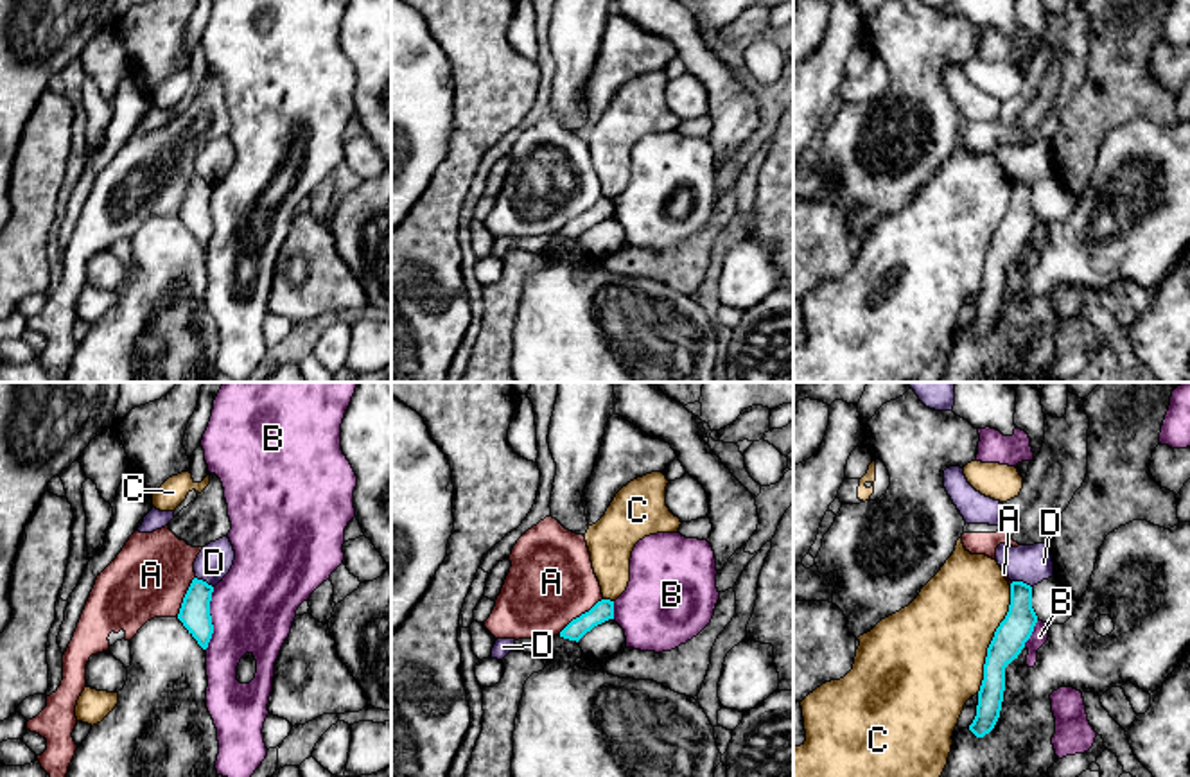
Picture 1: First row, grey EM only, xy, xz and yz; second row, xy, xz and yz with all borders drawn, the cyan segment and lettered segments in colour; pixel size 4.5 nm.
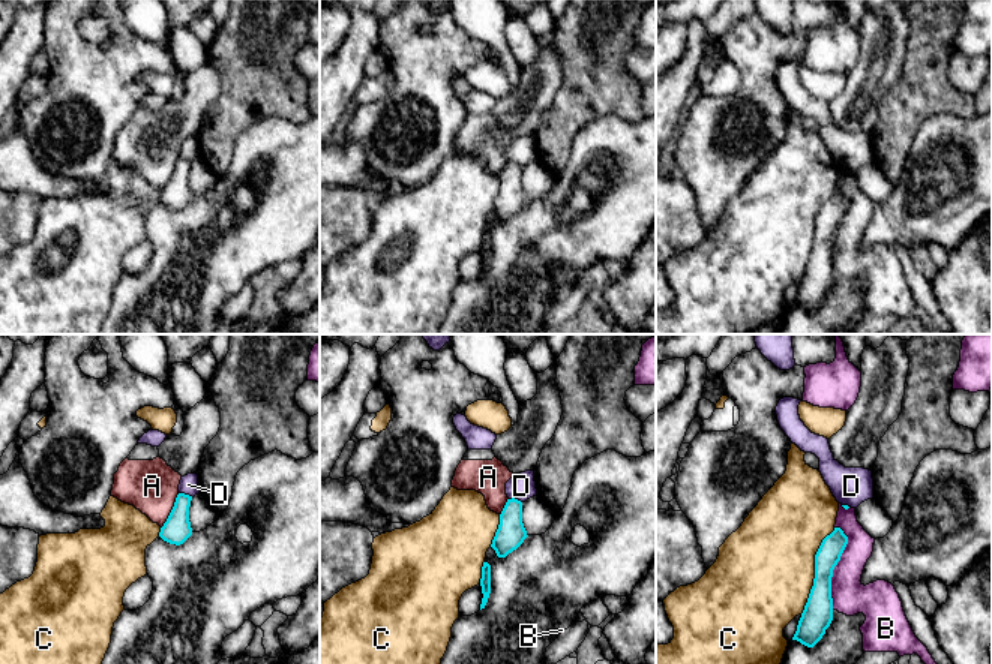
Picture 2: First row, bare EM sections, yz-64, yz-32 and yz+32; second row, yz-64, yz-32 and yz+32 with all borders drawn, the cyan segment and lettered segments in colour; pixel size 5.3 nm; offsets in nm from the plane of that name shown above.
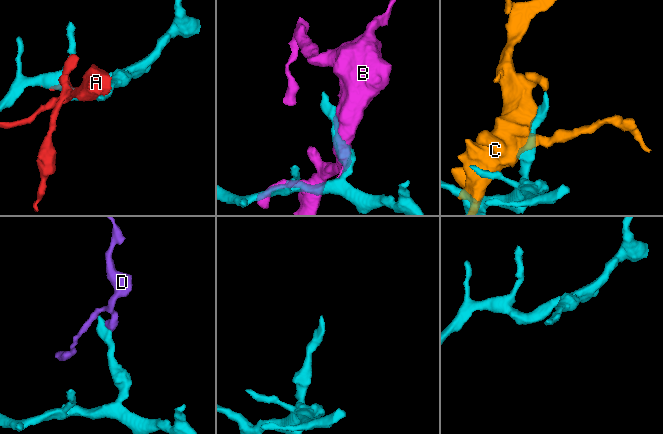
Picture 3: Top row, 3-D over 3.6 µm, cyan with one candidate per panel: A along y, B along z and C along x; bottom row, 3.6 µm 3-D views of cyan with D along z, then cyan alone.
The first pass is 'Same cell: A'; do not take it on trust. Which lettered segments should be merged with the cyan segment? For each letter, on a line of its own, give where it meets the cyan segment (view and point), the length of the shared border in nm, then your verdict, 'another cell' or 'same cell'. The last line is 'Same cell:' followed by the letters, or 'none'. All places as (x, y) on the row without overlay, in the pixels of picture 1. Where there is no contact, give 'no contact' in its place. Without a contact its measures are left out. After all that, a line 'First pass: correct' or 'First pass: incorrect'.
A: xz (582, 212) | 260 nm | another cell
B: xy (210, 216) | 280 nm | another cell
C: yz (993, 237) | 500 nm | another cell
D: yz (1022, 180) | 90 nm | another cell
Same cell: none
First pass: incorrect

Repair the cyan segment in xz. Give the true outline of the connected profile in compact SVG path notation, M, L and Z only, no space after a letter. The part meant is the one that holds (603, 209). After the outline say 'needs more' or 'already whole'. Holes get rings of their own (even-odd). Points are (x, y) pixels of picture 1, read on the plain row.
M601 197L589 210L573 217L560 230L560 235L578 240L587 230L591 230L594 224L598 224L608 217L614 217L614 199Z; already whole

